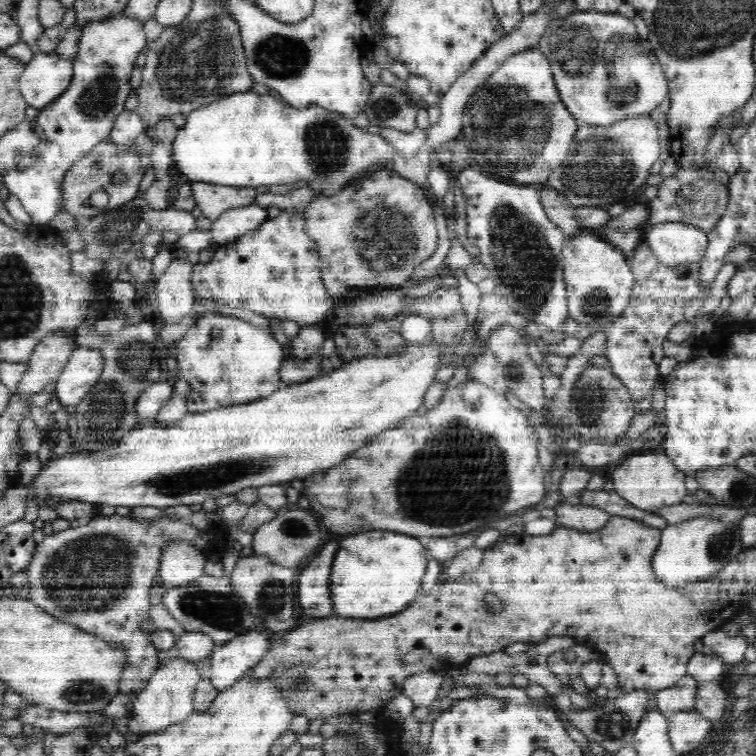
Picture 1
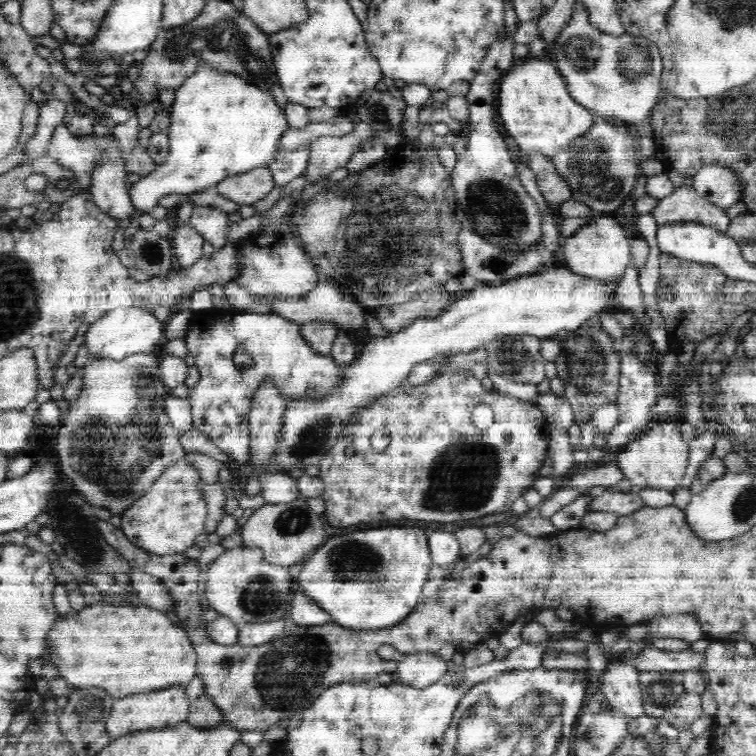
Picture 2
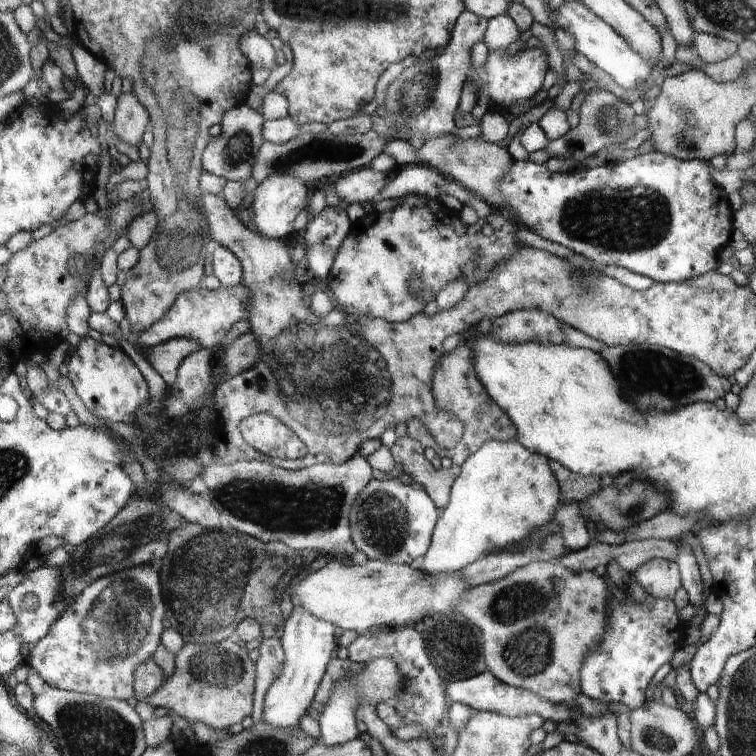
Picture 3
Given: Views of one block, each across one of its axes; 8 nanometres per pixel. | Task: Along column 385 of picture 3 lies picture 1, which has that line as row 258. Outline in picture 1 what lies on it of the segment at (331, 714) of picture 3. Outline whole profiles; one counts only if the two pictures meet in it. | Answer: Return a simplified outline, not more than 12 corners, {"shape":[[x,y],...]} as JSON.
{"shape":[[692,224],[653,225],[646,242],[666,266],[699,262],[708,247]]}

